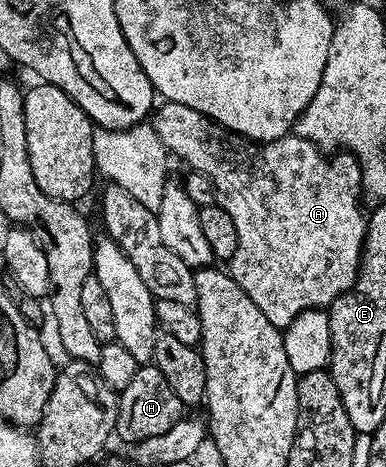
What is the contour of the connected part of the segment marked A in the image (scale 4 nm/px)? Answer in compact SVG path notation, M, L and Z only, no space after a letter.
M169 101L163 102L153 112L152 119L158 128L160 141L164 141L166 150L171 156L179 155L187 163L185 166L189 170L199 171L212 177L212 185L216 185L216 193L218 194L217 206L223 207L228 213L228 217L232 217L232 225L236 225L238 244L236 245L236 253L228 261L230 276L234 278L236 285L240 285L240 289L244 289L244 293L248 293L248 297L252 297L252 301L256 301L256 309L260 309L260 313L264 313L264 317L268 317L268 321L272 321L272 325L284 329L301 311L329 308L330 304L335 303L344 292L350 290L352 284L358 279L358 266L362 263L362 246L366 240L368 222L367 212L365 210L362 212L362 203L364 204L362 167L354 155L349 153L329 155L322 148L317 147L315 143L296 133L285 135L283 139L276 141L258 143L247 135L229 131L227 127L220 125L215 119L209 119L204 113L196 113L196 109L188 109L188 105Z

